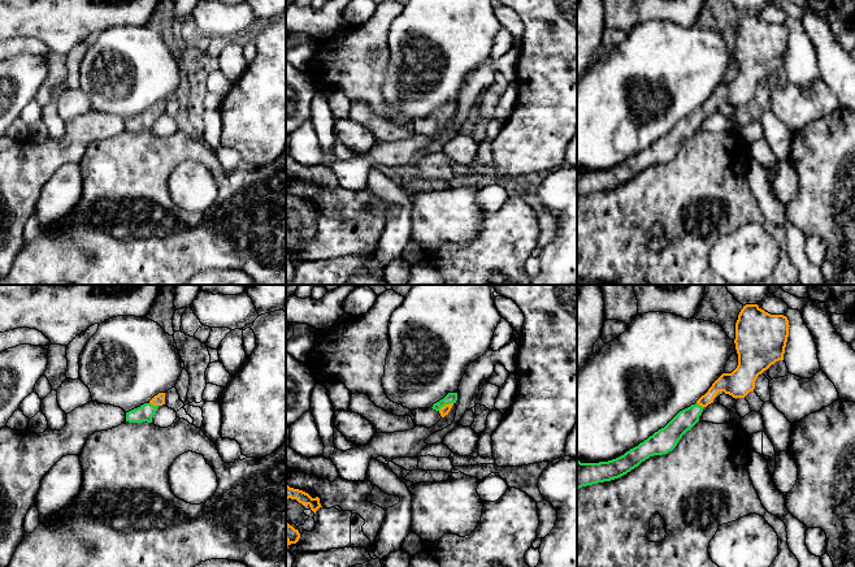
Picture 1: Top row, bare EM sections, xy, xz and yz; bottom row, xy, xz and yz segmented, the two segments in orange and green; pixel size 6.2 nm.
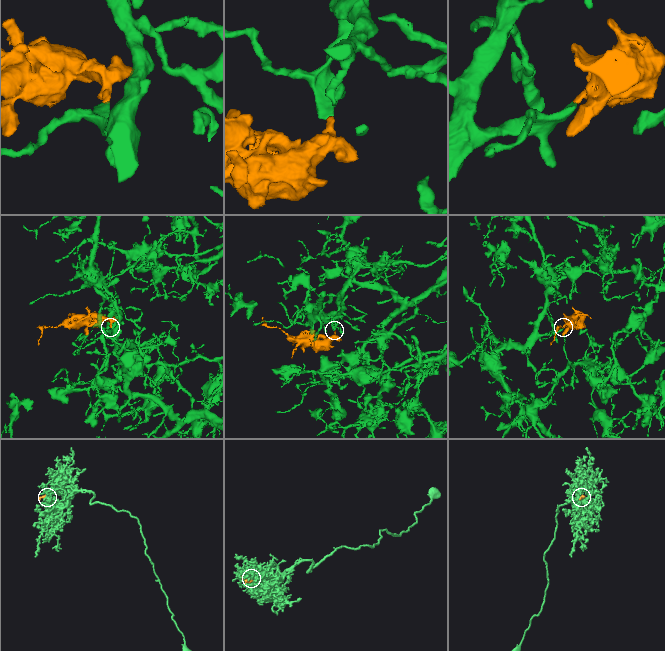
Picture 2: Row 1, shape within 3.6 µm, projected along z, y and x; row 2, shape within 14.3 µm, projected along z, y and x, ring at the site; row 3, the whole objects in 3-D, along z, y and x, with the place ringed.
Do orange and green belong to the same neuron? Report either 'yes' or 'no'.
yes

